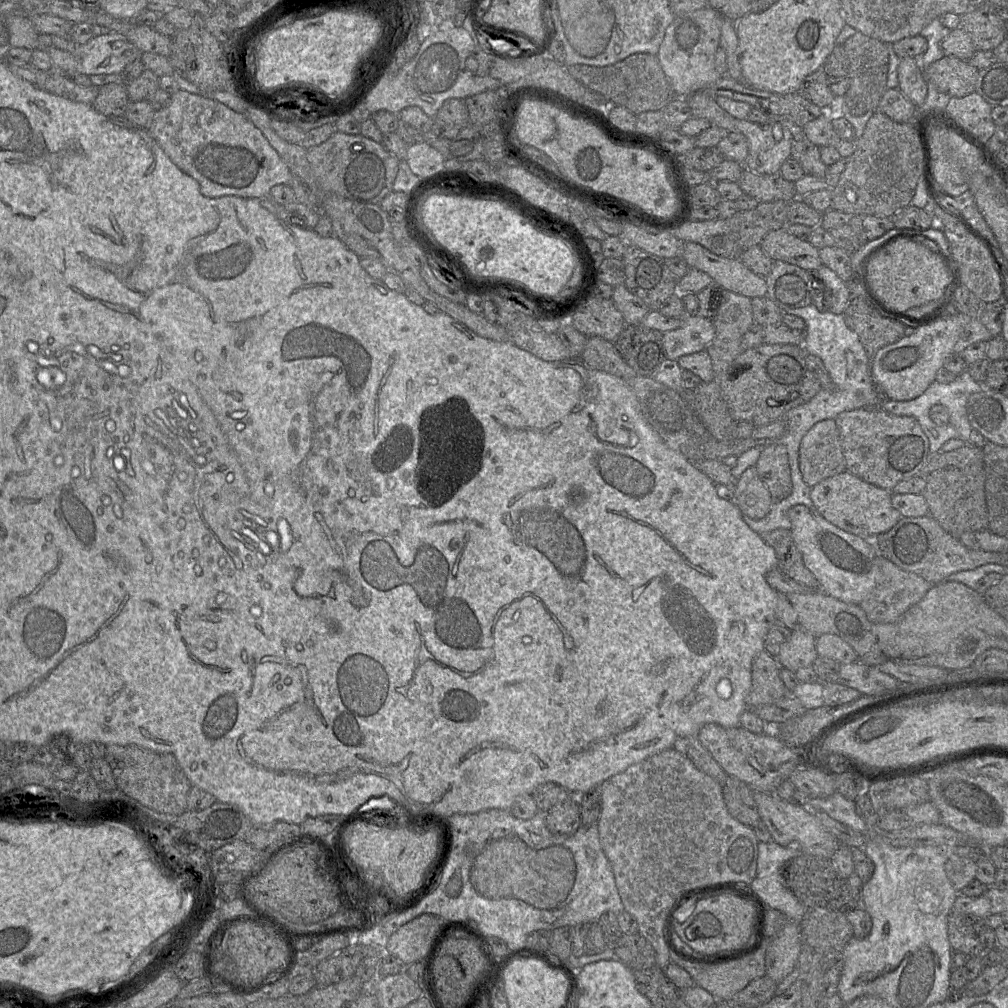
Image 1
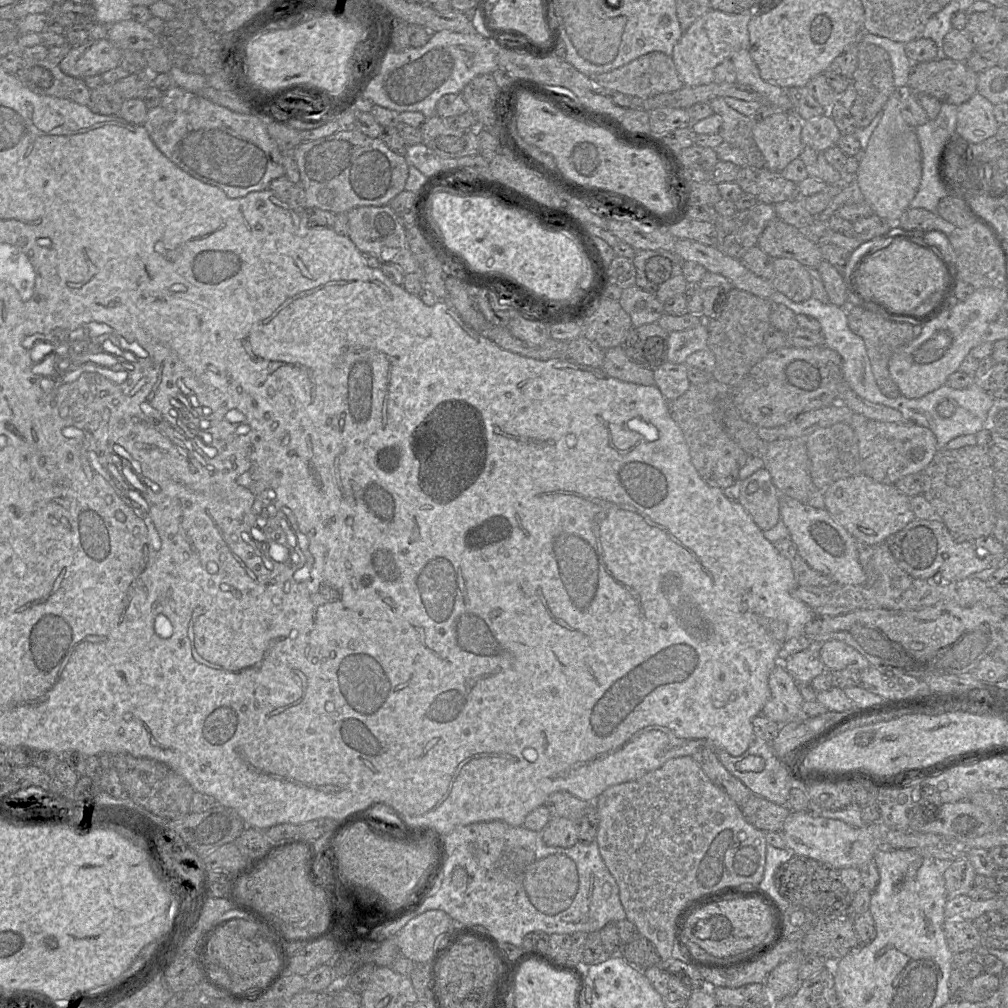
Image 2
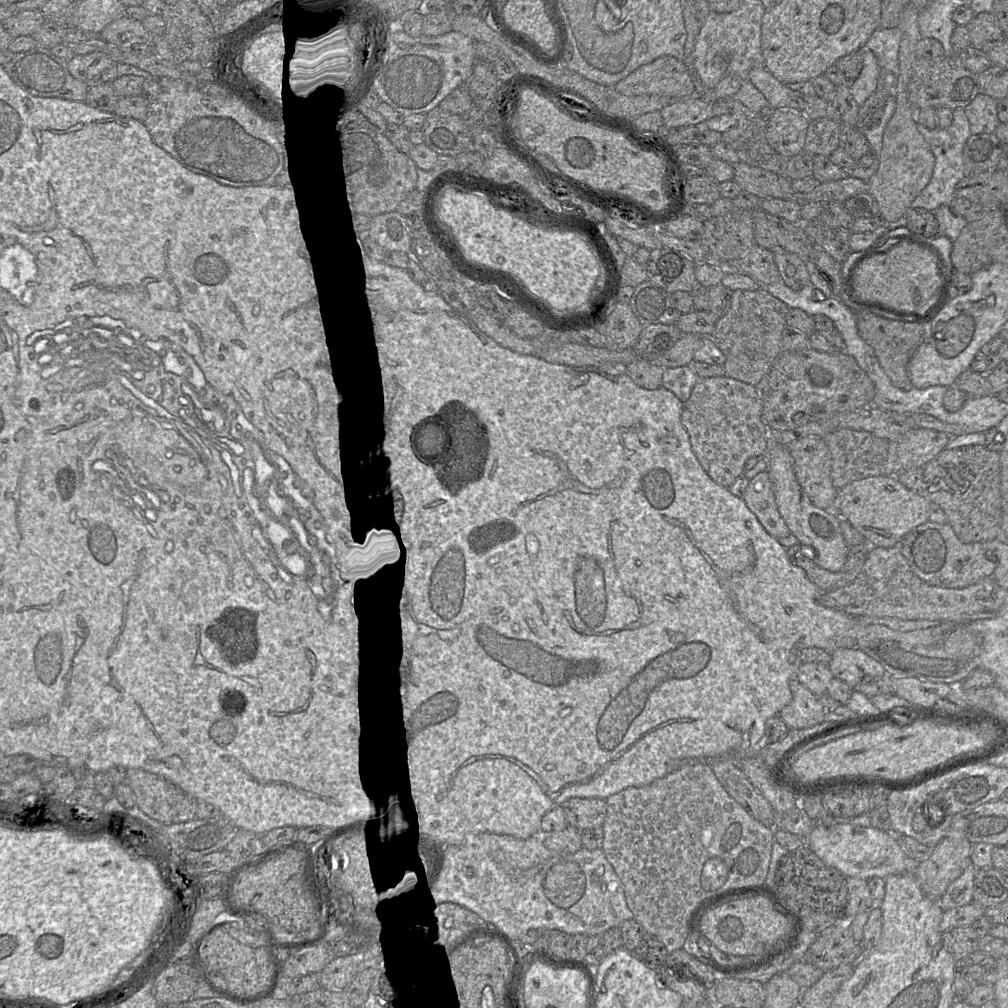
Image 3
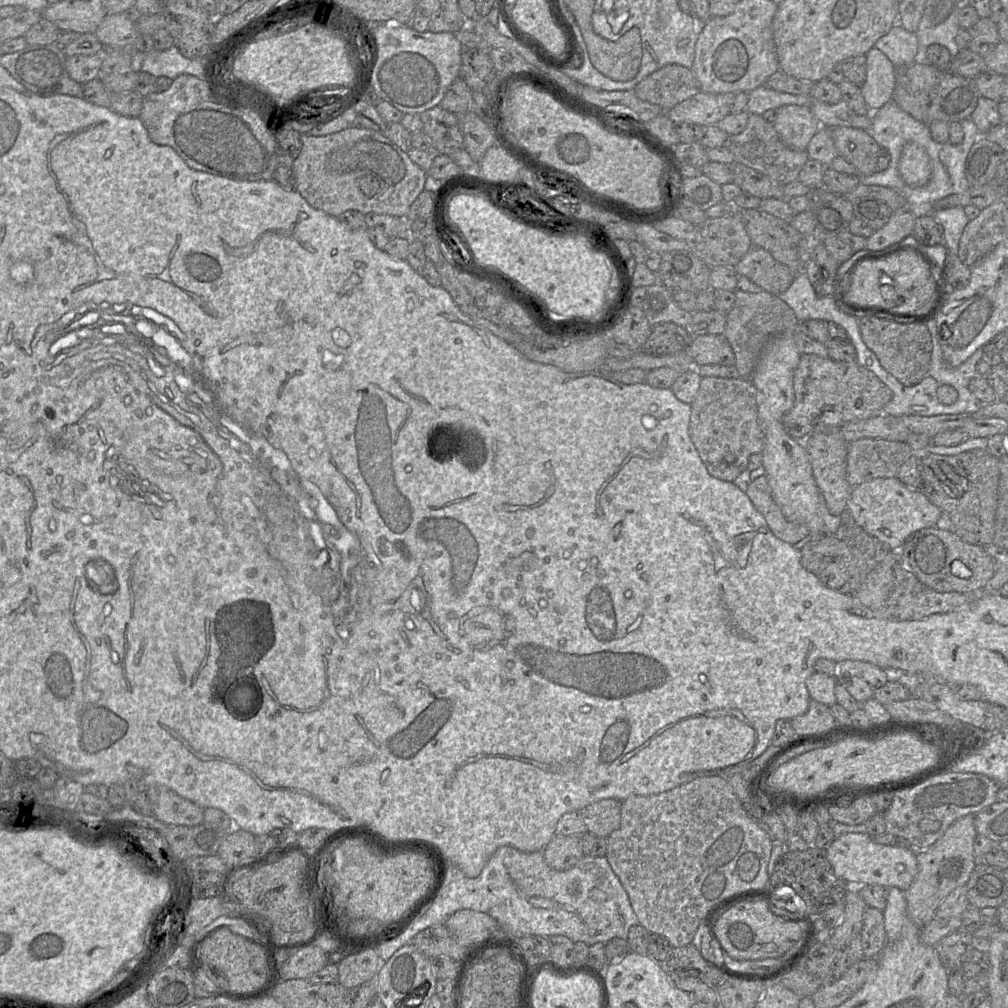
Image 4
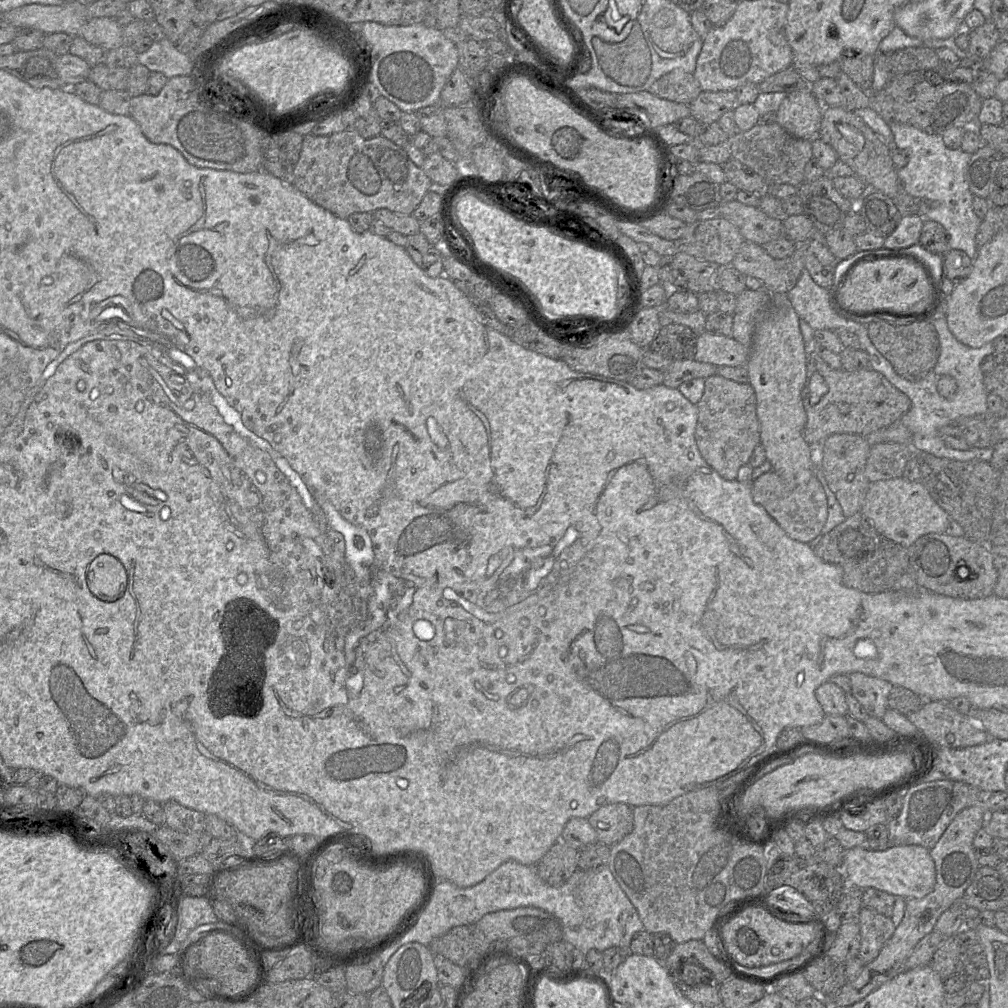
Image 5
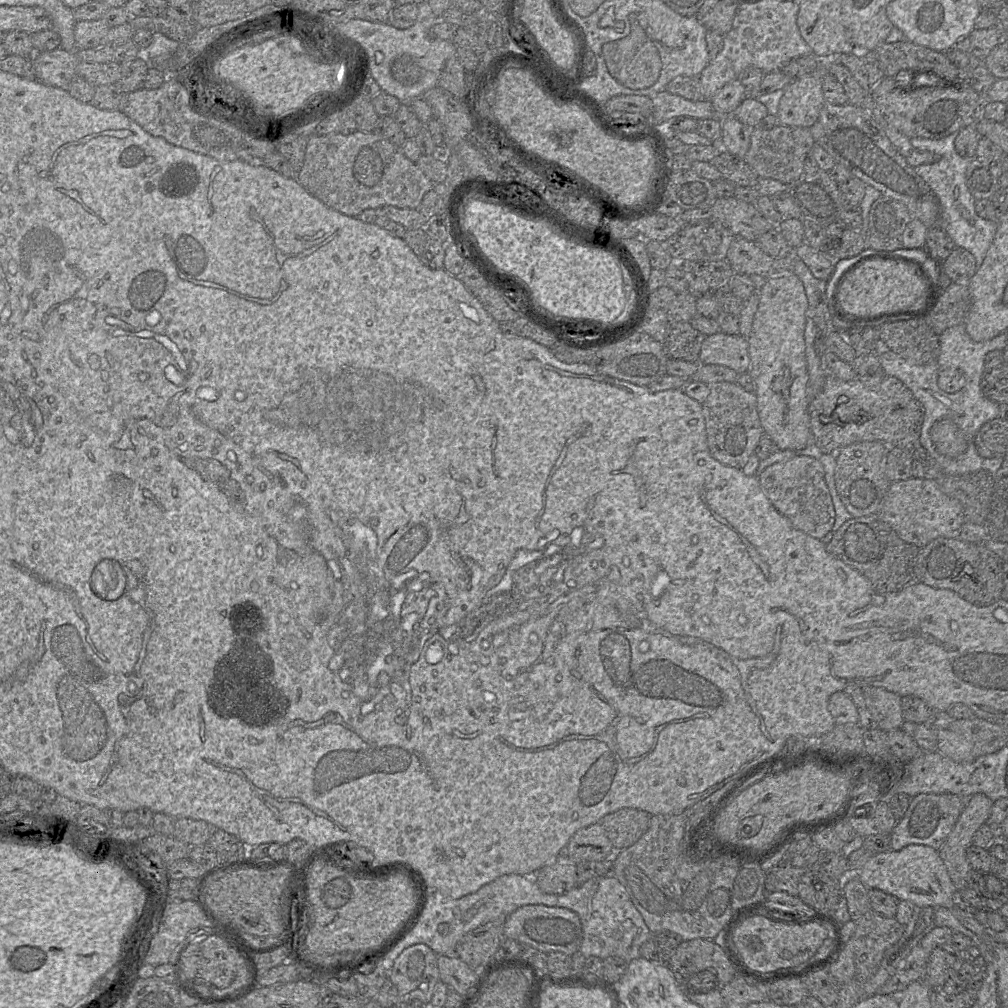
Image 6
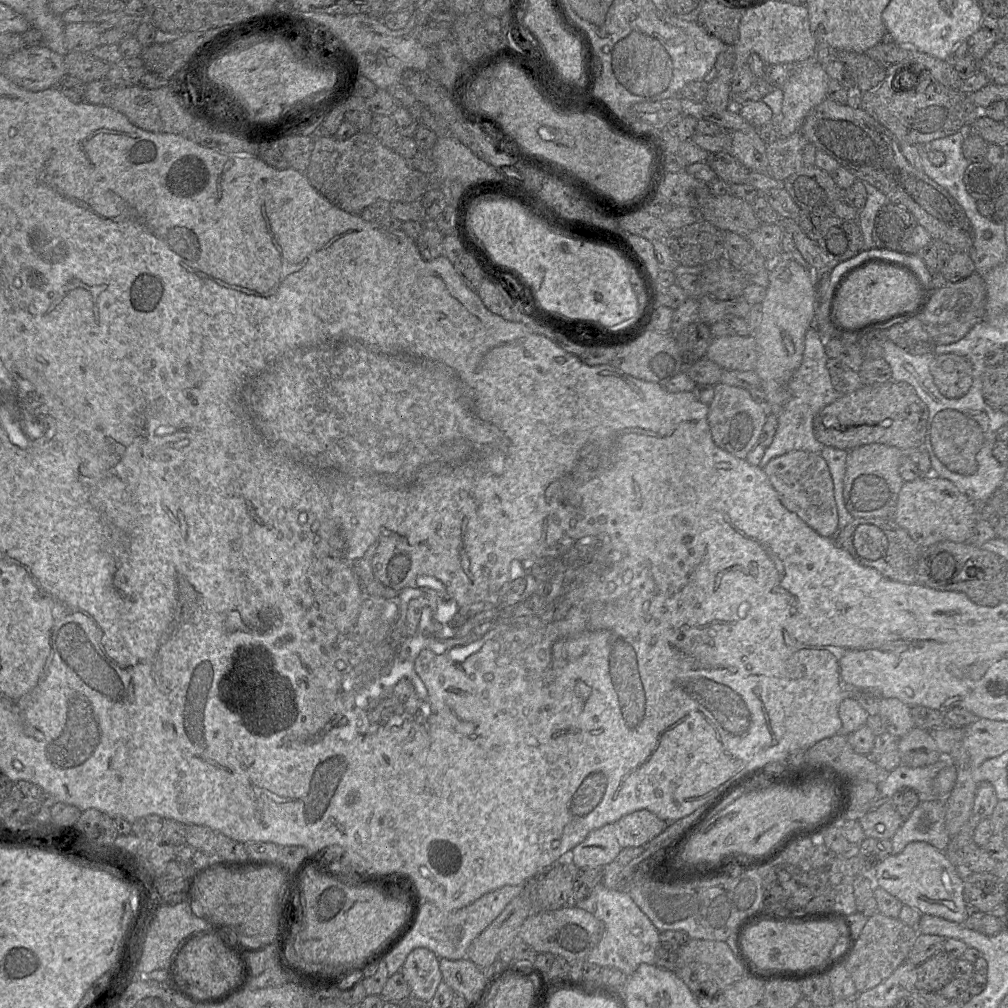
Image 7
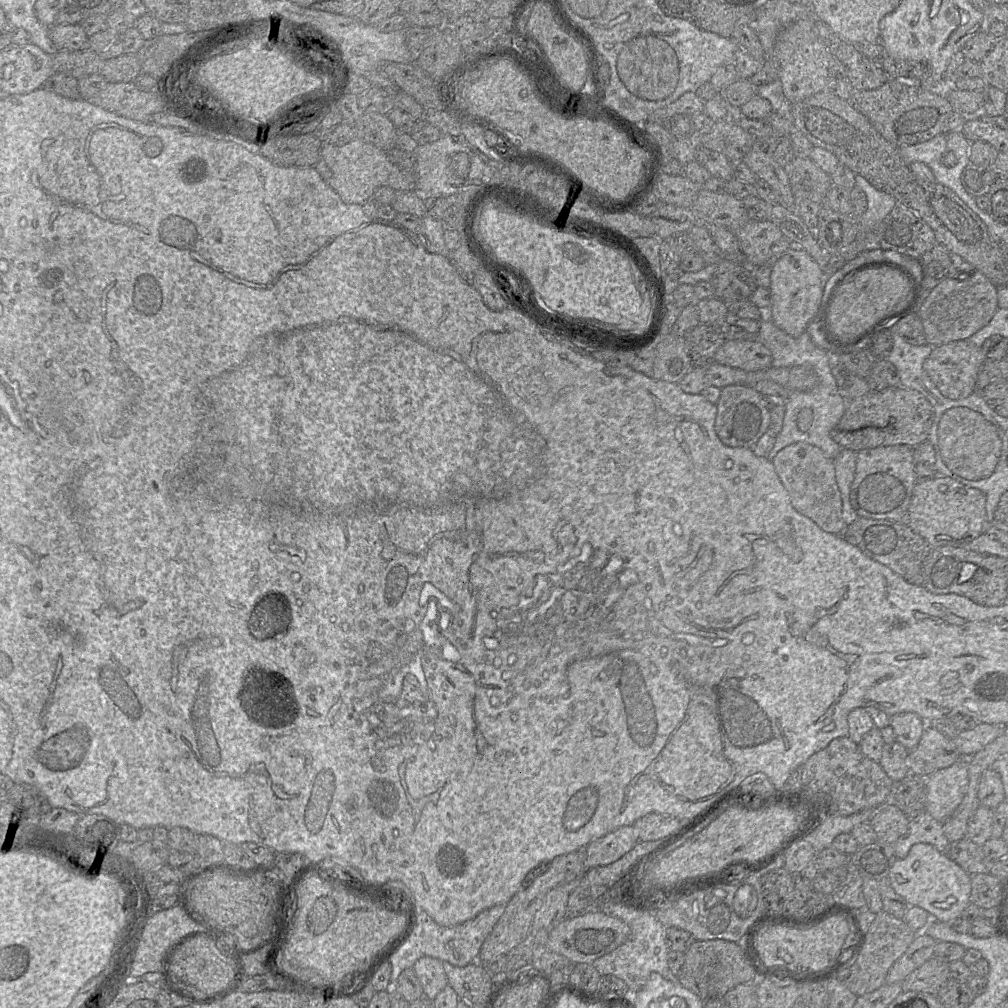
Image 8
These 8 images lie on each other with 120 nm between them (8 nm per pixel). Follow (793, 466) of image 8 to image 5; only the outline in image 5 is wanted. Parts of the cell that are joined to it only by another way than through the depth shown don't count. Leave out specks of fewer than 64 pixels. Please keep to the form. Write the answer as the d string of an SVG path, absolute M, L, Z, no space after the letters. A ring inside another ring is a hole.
M802 470L794 480L784 480L775 471L769 471L751 483L752 497L762 506L784 532L793 540L809 543L822 531L828 516L824 489L812 470Z

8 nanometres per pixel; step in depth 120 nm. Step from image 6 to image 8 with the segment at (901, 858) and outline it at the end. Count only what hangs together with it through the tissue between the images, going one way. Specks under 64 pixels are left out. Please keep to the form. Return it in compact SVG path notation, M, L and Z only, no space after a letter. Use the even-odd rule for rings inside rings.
M914 844L905 858L894 862L888 878L892 888L908 905L924 909L932 920L951 923L961 917L970 903L971 875L932 844Z

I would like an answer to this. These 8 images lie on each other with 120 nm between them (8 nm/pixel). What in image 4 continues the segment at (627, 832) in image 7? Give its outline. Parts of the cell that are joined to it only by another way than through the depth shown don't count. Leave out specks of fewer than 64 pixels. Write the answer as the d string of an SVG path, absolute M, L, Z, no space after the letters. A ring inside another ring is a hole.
M606 798L589 804L577 811L579 818L587 827L587 832L607 838L621 824L621 802Z

